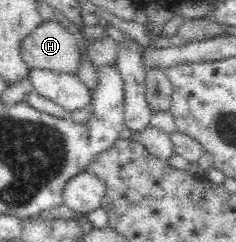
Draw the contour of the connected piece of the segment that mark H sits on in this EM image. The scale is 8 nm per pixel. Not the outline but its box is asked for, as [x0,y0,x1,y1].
[19,20,82,74]

